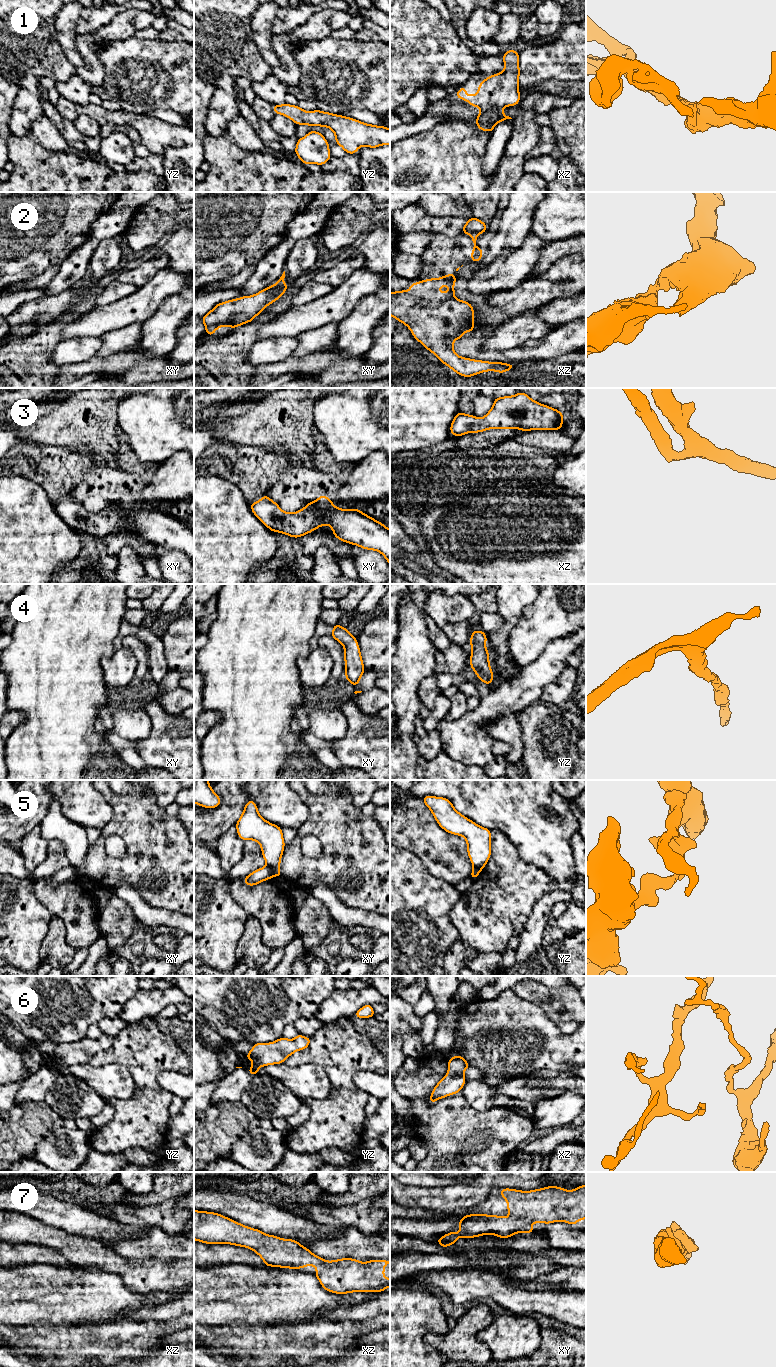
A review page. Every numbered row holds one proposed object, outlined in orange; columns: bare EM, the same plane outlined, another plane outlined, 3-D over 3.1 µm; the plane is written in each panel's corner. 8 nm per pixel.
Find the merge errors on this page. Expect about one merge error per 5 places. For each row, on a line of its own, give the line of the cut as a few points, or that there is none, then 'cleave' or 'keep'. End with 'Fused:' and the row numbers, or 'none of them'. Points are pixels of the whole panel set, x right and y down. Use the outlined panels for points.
1: no cut | keep
2: xz (475, 235), (472, 236) | cleave
3: no cut | keep
4: no cut | keep
5: xy (267, 865), (274, 873) | cleave
6: no cut | keep
7: no cut | keep
Fused: 2, 5

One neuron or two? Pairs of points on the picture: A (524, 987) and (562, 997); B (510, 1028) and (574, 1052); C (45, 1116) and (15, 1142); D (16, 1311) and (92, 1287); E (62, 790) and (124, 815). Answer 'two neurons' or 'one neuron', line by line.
A: one neuron
B: one neuron
C: one neuron
D: one neuron
E: two neurons

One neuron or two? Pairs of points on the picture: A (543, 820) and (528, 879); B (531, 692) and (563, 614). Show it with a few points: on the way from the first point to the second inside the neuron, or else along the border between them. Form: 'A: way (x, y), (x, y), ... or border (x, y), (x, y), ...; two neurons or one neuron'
A: border (515, 848), (525, 861), (538, 866), (552, 877); two neurons
B: border (574, 633), (552, 640), (536, 657); two neurons

